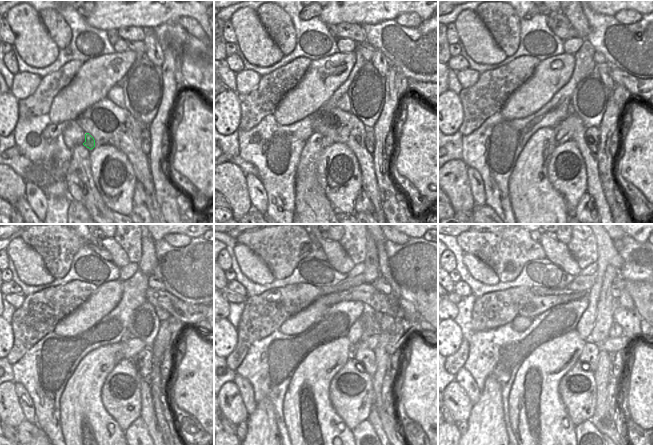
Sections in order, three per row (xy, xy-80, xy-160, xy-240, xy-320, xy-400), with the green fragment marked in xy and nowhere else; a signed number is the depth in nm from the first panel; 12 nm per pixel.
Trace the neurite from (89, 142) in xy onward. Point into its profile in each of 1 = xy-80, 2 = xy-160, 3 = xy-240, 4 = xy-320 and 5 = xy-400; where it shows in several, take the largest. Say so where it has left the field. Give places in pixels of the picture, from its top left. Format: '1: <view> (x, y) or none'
1: xy-80 (326, 141)
2: xy-160 (564, 131)
3: xy-240 (129, 349)
4: xy-320 (372, 342)
5: xy-400 (613, 344)

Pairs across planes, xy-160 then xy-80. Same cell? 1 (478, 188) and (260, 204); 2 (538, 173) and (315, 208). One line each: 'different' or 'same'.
1: same
2: same

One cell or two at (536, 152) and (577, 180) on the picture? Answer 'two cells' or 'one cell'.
two cells

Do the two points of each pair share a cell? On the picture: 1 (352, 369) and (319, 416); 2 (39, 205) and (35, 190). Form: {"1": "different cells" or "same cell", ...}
{"1": "different cells", "2": "same cell"}

